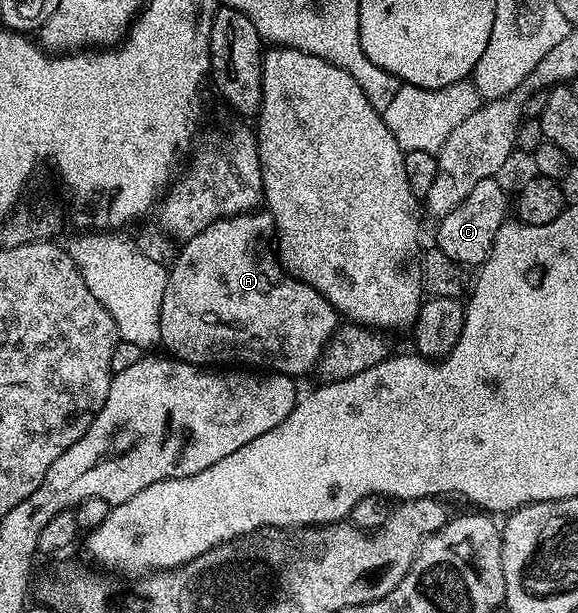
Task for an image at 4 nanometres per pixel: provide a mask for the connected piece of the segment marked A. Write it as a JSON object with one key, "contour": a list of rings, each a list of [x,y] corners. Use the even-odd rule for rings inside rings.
{"contour":[[[265,210],[253,212],[241,212],[238,216],[229,216],[223,220],[212,222],[200,234],[196,234],[190,240],[181,245],[178,257],[174,265],[169,265],[166,273],[166,289],[164,290],[164,302],[160,302],[160,344],[173,359],[199,366],[226,366],[231,360],[234,366],[257,366],[262,370],[283,372],[285,376],[301,378],[305,372],[310,372],[319,367],[322,359],[322,349],[331,340],[340,327],[340,314],[327,302],[310,284],[305,284],[289,274],[284,274],[284,269],[276,255],[276,233],[274,219]]]}

